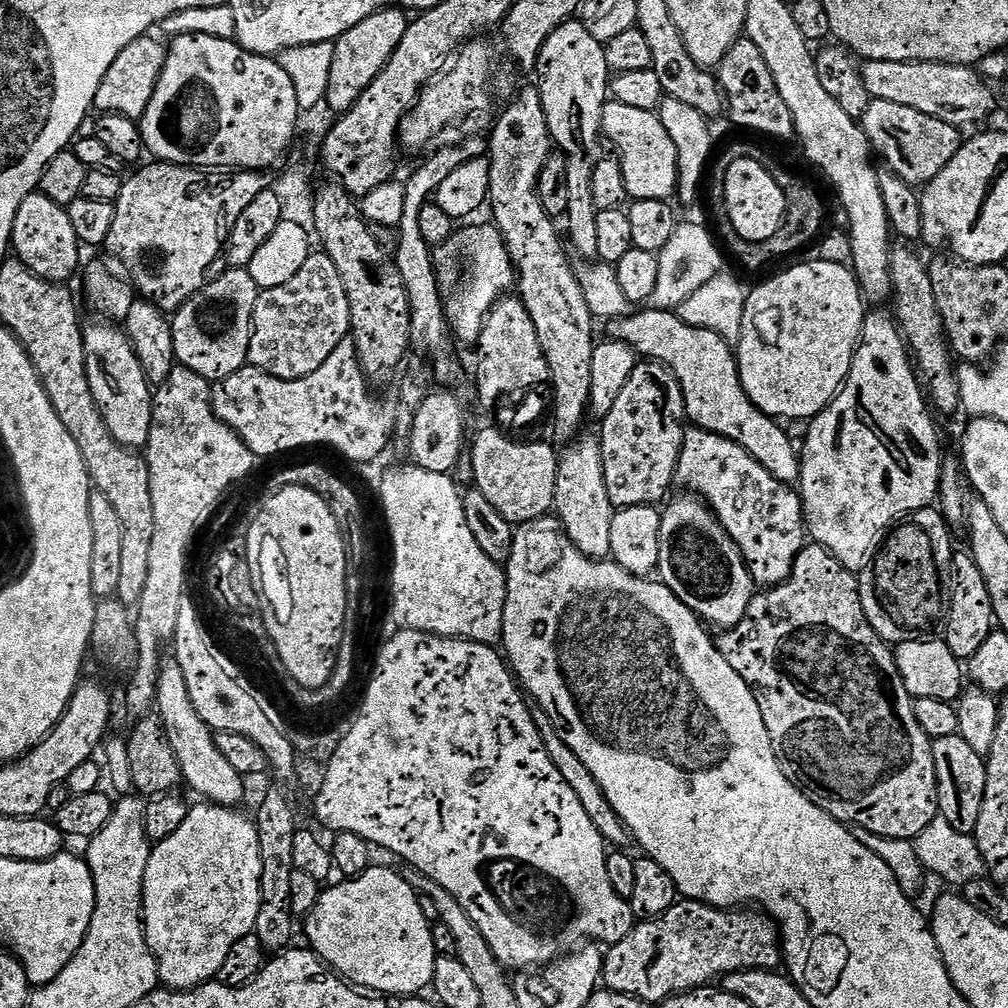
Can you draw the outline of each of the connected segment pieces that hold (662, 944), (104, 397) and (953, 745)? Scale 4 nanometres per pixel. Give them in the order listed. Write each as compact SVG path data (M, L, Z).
M681 899L673 908L666 910L666 914L659 920L637 923L632 932L622 938L622 942L607 949L602 984L607 991L632 996L636 1000L644 1001L645 1005L652 1006L671 1000L673 996L682 996L686 992L711 985L715 976L720 978L725 974L750 968L776 970L781 964L782 941L777 925L767 915L756 910L725 911L722 908L713 908L710 904L703 904L700 900Z
M93 319L93 324L85 323L84 353L86 354L86 374L94 402L114 438L122 446L133 450L144 450L148 447L150 426L152 425L153 385L148 383L146 374L134 354L134 346L128 340L123 327L103 319Z
M960 735L950 738L938 738L932 741L932 753L934 754L934 770L938 778L938 802L940 803L940 815L958 830L958 834L973 835L978 826L978 813L982 811L982 798L986 794L986 760L978 754L978 750L970 747Z

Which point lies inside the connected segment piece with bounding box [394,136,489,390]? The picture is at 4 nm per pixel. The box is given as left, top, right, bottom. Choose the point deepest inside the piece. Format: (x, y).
(431, 334)

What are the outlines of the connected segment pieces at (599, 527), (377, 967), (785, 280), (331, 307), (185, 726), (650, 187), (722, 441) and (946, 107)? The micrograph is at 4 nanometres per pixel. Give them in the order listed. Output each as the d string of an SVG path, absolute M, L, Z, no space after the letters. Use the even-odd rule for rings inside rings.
M577 435L567 445L568 448L559 457L556 465L556 503L555 515L560 521L564 533L578 546L582 554L591 560L607 560L612 555L610 550L610 522L613 506L610 494L606 494L606 478L602 474L602 450L595 435Z
M369 866L365 872L361 872L358 876L341 879L341 884L333 883L333 888L325 887L320 893L316 909L310 913L303 921L302 932L308 935L306 940L307 947L316 952L321 960L336 973L337 976L348 981L349 984L361 989L367 990L372 994L382 996L415 996L423 993L425 989L431 985L434 978L434 966L436 965L437 953L434 946L434 938L432 937L433 925L426 918L426 914L422 914L422 906L420 905L420 896L408 884L407 879L403 875L399 876L392 868L376 868L377 866Z
M809 260L809 264L796 264L748 292L742 314L742 334L734 348L746 394L754 406L781 421L811 421L832 403L848 379L856 346L864 331L866 301L856 281L856 273L847 264Z
M316 250L308 255L306 262L302 262L302 270L298 270L290 282L261 291L254 306L248 364L269 372L274 378L297 380L306 374L314 374L314 370L318 370L318 366L322 366L322 362L326 362L326 358L338 350L338 342L349 339L351 330L350 298L346 298L342 274L338 274L338 266L330 262L325 252Z
M175 662L165 663L161 667L154 708L160 721L164 723L164 729L170 738L170 746L178 758L183 783L185 785L189 784L205 801L221 804L223 808L240 806L240 803L244 800L245 777L240 776L238 770L234 770L234 766L230 766L230 762L226 762L226 754L222 754L222 750L218 750L213 729L209 728L206 722L202 722L198 710L194 710L194 702L190 702L190 690L186 690L186 678L182 678L182 670Z
M612 100L604 105L601 112L601 126L603 135L613 144L609 145L622 162L626 190L632 200L658 198L671 201L677 195L680 182L678 150L674 150L674 141L670 138L666 126L662 126L656 112L638 110L634 106L622 106L622 102Z
M695 426L689 427L684 434L684 441L678 458L678 466L676 467L677 485L681 484L681 489L687 490L692 494L699 494L704 503L711 508L712 512L722 522L722 526L726 530L726 534L730 534L730 538L734 540L738 546L738 550L742 554L742 558L746 562L746 566L750 570L753 581L760 586L775 586L780 584L792 572L794 562L798 558L798 554L804 548L806 543L806 529L804 527L804 507L800 504L800 493L795 487L783 484L778 478L774 478L774 474L770 474L770 470L766 470L766 466L762 466L762 462L758 462L758 458L754 458L750 454L746 454L746 450L742 450L742 446L738 446L738 442L730 442L730 438L722 438L722 434L714 434L705 428Z
M864 60L860 64L860 73L871 99L898 102L898 106L910 106L910 110L930 114L930 118L938 118L947 124L976 124L996 108L993 85L975 67L966 64L940 64L937 60Z

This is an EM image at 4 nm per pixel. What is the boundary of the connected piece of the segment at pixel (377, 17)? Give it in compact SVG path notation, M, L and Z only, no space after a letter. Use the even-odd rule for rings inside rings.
M383 8L370 18L362 18L358 26L350 26L346 34L342 34L334 42L334 62L330 65L330 82L328 83L327 107L332 107L336 114L343 114L362 98L362 90L382 74L386 62L398 50L398 42L402 42L410 23L410 16L403 8Z

